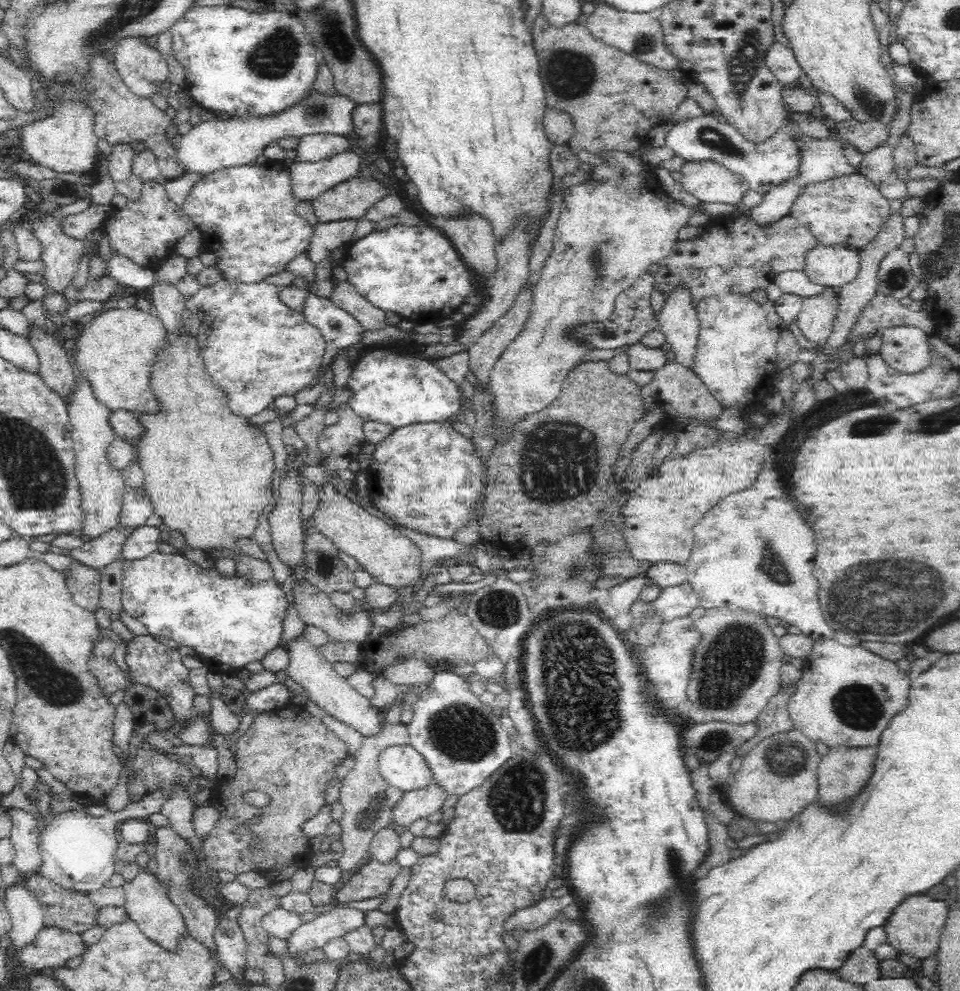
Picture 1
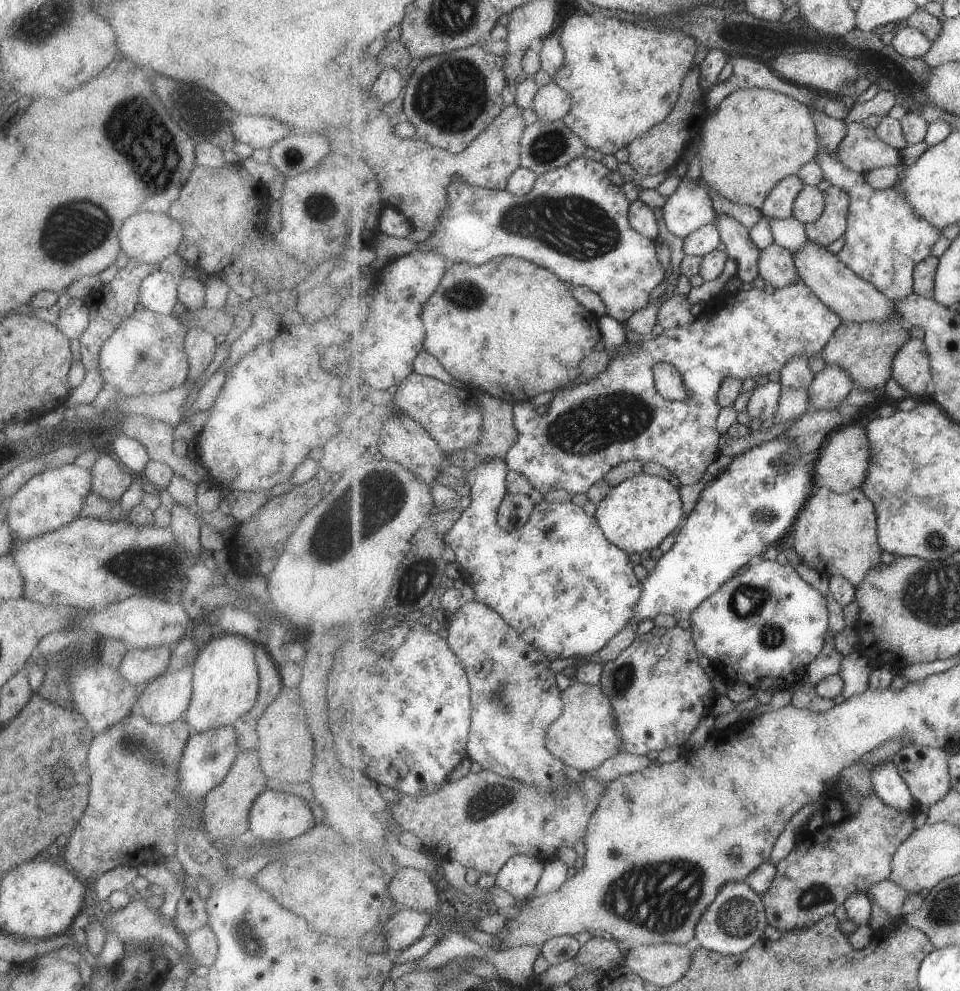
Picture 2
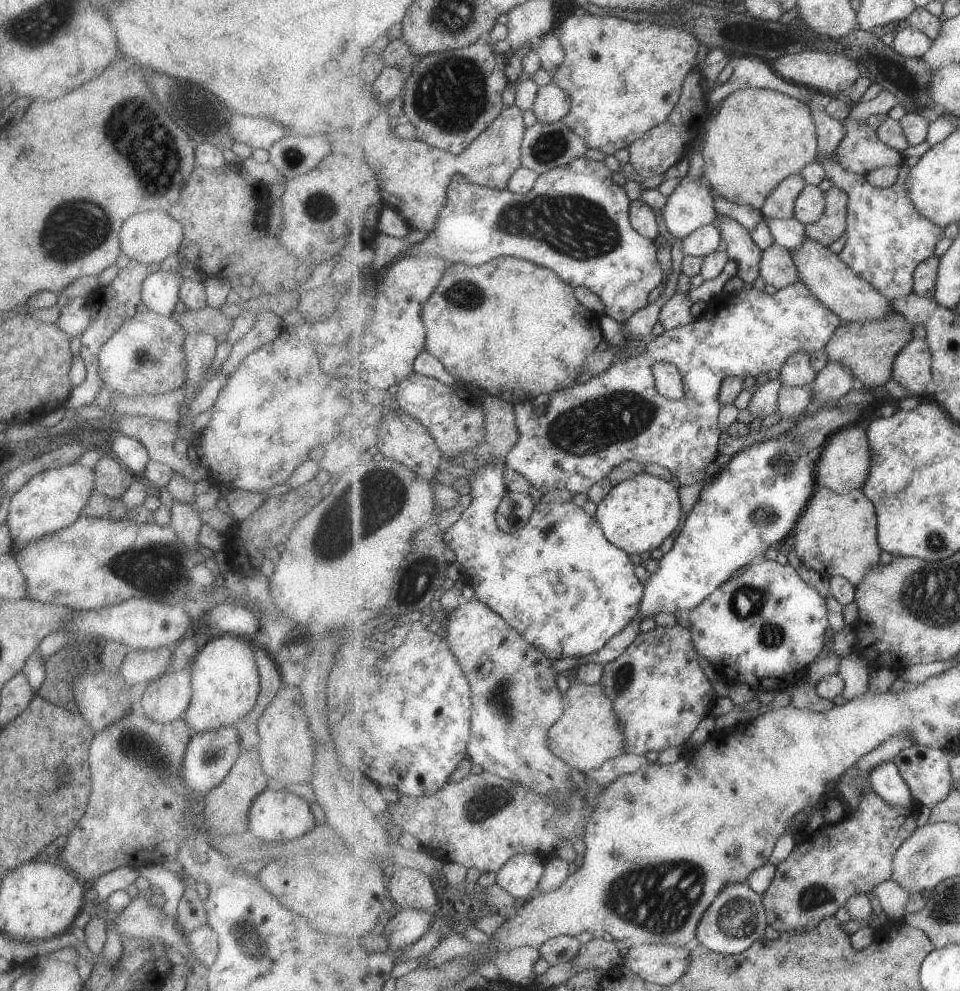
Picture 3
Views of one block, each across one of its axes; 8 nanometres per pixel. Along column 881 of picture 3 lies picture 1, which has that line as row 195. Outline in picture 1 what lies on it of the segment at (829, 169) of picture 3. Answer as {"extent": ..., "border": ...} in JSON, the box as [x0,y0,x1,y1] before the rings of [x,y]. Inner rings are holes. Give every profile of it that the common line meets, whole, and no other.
{"extent":[181,161,314,282],"border":[[[268,161],[262,165],[230,166],[203,175],[181,206],[201,232],[205,250],[214,252],[219,257],[214,265],[224,273],[226,280],[260,282],[267,276],[283,272],[292,258],[309,248],[314,225],[297,214],[298,203],[290,192],[289,169]]]}

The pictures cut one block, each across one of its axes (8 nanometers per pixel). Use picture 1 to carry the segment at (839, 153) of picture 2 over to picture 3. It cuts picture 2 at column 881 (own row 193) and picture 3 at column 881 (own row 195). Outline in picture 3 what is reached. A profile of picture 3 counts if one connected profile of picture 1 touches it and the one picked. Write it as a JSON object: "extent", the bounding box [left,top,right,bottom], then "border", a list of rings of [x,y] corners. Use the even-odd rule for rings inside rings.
{"extent":[834,120,904,176],"border":[[[840,120],[844,127],[845,136],[839,142],[835,149],[834,155],[839,160],[839,164],[843,164],[843,168],[847,168],[849,172],[866,176],[868,172],[883,168],[884,166],[901,167],[904,164],[901,151],[885,144],[877,129],[865,124],[864,120]]]}

